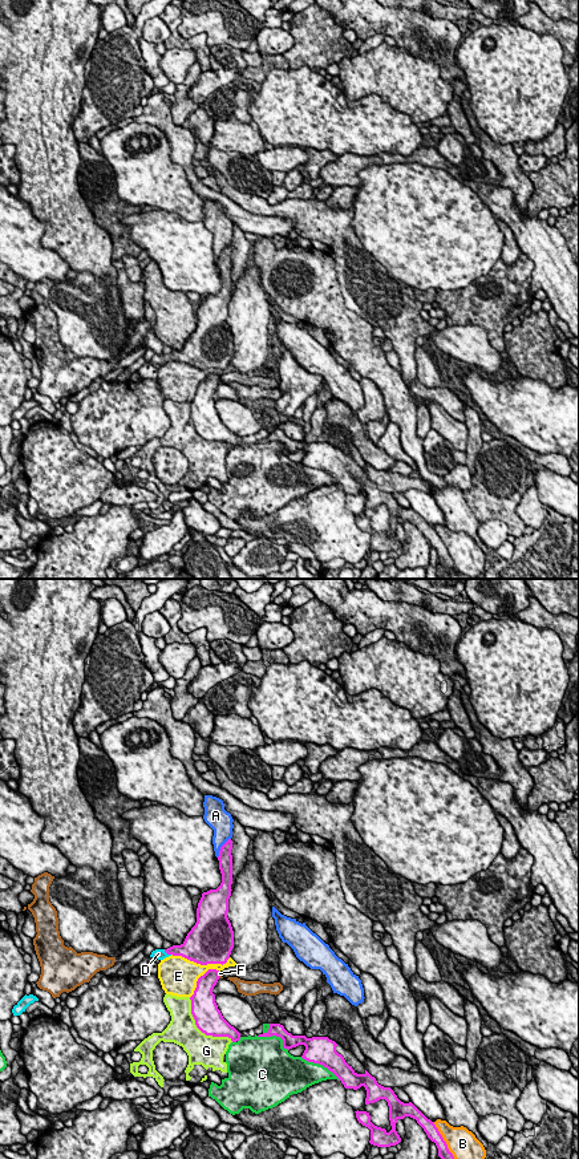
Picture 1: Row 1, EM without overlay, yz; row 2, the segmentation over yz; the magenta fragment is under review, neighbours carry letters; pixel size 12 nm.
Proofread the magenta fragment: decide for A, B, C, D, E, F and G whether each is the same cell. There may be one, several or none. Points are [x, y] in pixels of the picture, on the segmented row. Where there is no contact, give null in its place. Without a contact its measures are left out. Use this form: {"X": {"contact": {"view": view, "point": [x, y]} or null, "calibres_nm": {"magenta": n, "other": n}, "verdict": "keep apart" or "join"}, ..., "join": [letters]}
{"A": {"contact": {"view": "yz", "point": [221, 847]}, "calibres_nm": {"magenta": 170, "other": 240}, "verdict": "keep apart"}, "B": {"contact": {"view": "yz", "point": [444, 1141]}, "calibres_nm": {"magenta": 160, "other": 360}, "verdict": "keep apart"}, "C": {"contact": {"view": "yz", "point": [320, 1064]}, "calibres_nm": {"magenta": 340, "other": 320}, "verdict": "keep apart"}, "D": {"contact": {"view": "yz", "point": [167, 953]}, "calibres_nm": {"magenta": 200, "other": 130}, "verdict": "join"}, "E": {"contact": {"view": "yz", "point": [201, 964]}, "calibres_nm": {"magenta": 480, "other": 360}, "verdict": "keep apart"}, "F": {"contact": {"view": "yz", "point": [218, 976]}, "calibres_nm": {"magenta": 220, "other": 30}, "verdict": "keep apart"}, "G": {"contact": {"view": "yz", "point": [201, 1030]}, "calibres_nm": {"magenta": 340, "other": 380}, "verdict": "keep apart"}, "join": ["D"]}

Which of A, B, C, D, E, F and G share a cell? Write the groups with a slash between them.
A / B / C / D / E / F / G

